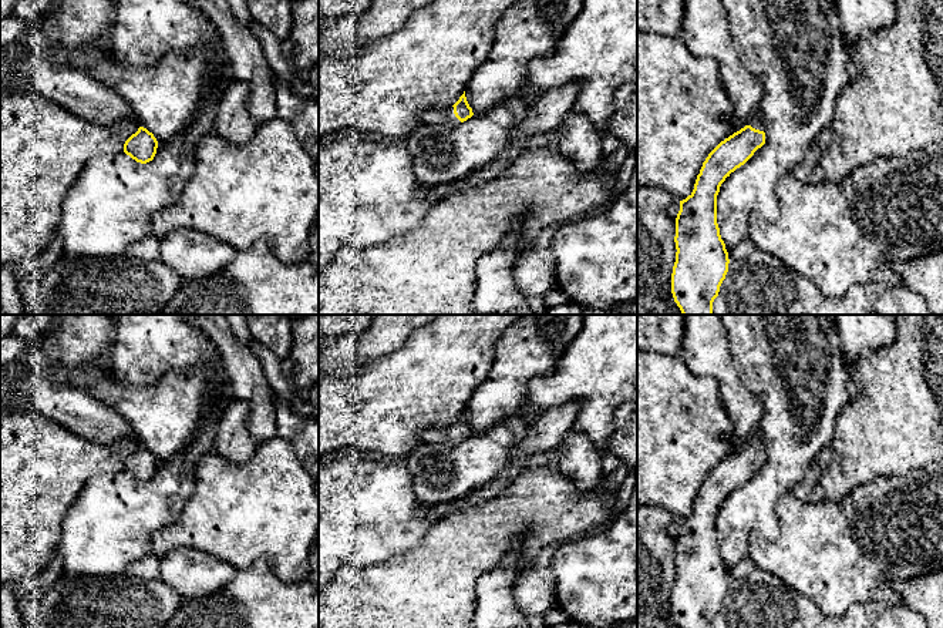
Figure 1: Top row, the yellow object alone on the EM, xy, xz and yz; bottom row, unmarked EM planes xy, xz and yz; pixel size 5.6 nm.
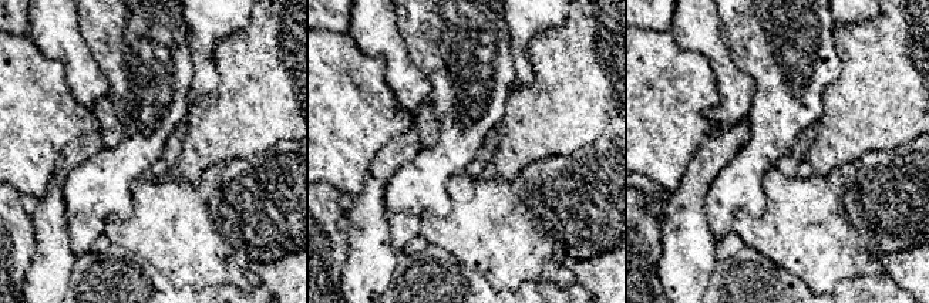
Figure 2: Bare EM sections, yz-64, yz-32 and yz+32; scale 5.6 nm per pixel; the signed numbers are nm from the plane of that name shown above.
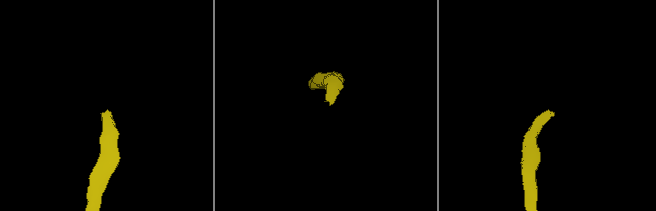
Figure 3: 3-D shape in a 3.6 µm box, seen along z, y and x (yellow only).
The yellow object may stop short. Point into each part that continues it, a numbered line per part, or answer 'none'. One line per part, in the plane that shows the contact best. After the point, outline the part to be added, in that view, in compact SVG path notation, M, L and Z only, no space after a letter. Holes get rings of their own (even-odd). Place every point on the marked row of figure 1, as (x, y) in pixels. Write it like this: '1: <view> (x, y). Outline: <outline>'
1: yz (755, 121). Outline: M754 114L747 125L751 125L752 128L760 130L760 131L765 130L761 114Z

